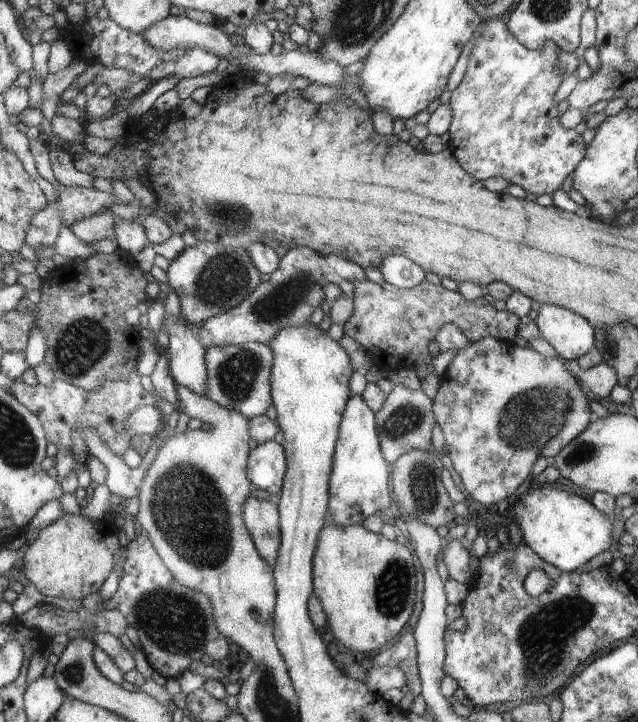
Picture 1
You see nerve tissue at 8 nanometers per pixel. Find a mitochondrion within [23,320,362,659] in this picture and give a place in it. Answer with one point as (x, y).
(188, 508)

